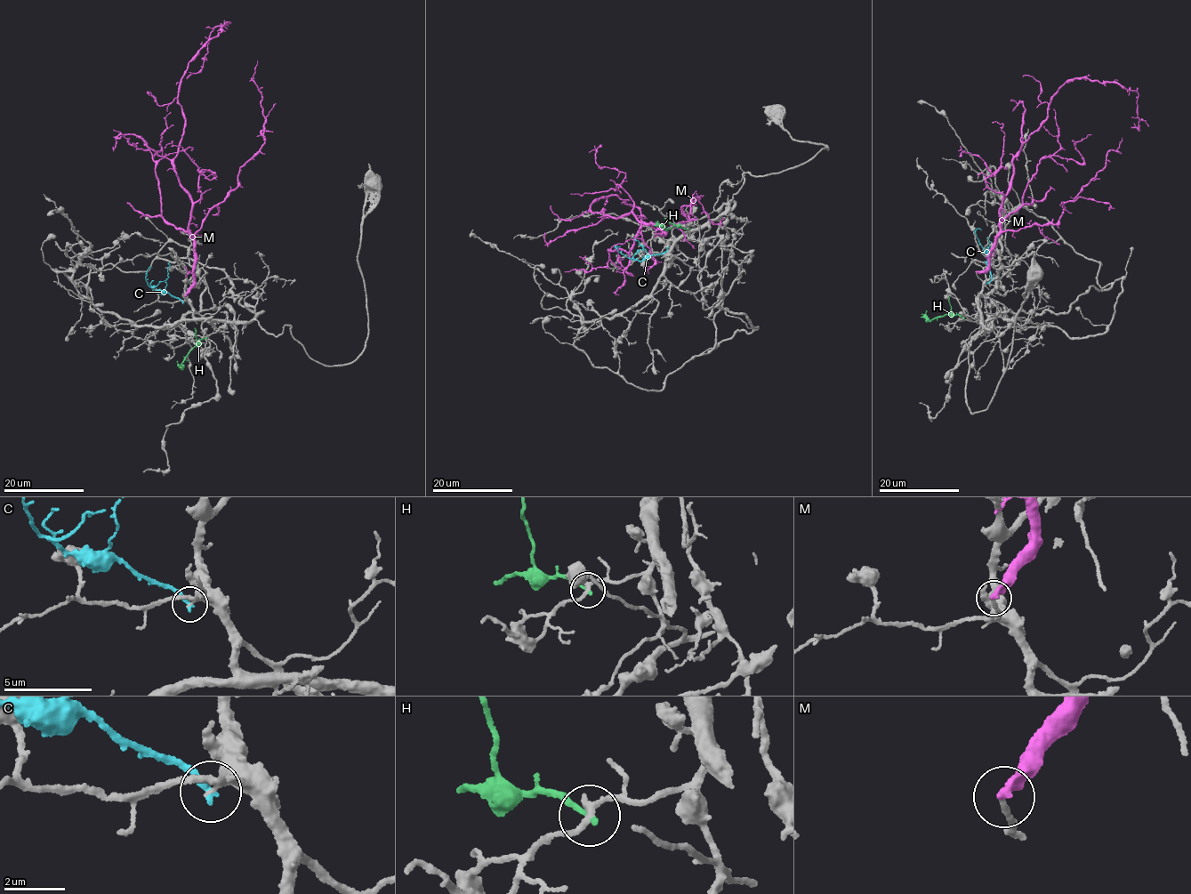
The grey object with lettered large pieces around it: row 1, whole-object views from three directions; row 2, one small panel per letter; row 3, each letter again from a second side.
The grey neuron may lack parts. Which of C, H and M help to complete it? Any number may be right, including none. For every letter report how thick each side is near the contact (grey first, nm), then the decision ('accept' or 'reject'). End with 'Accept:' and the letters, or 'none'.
C: 240 nm thick on the grey side, 240 nm on the other; reject
H: 220 nm thick on the grey side, 200 nm on the other; reject
M: 180 nm thick on the grey side, 340 nm on the other; reject
Accept: none

